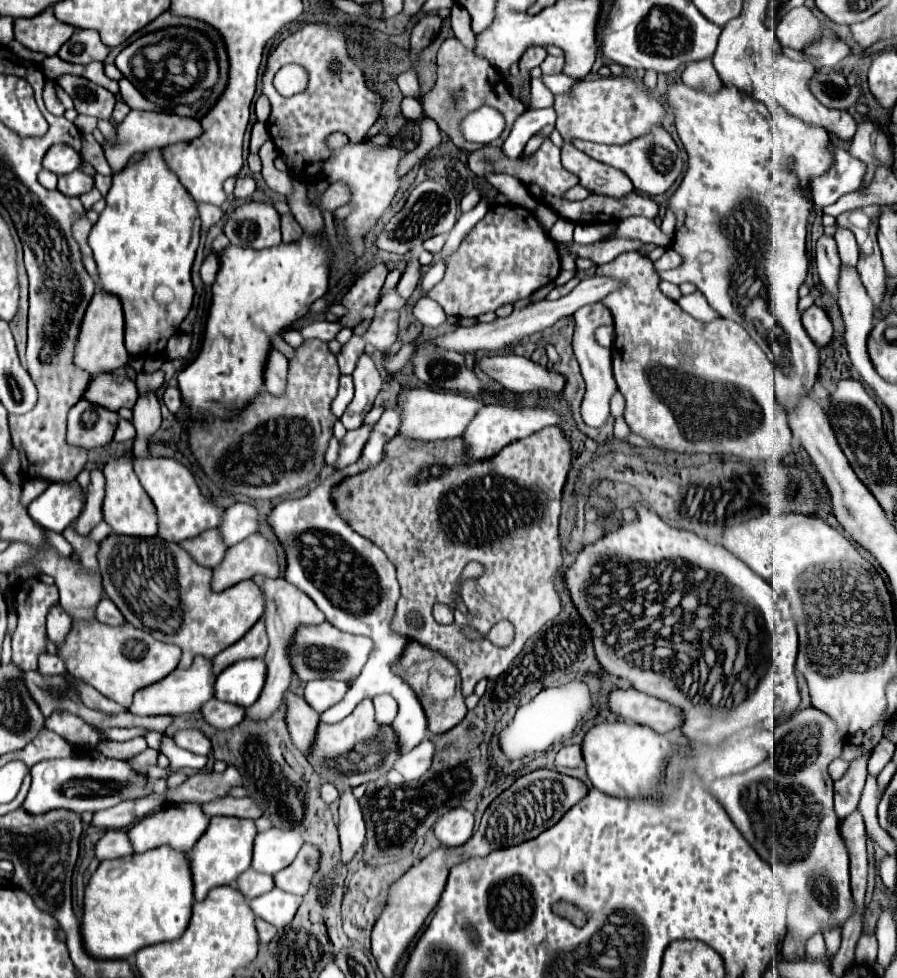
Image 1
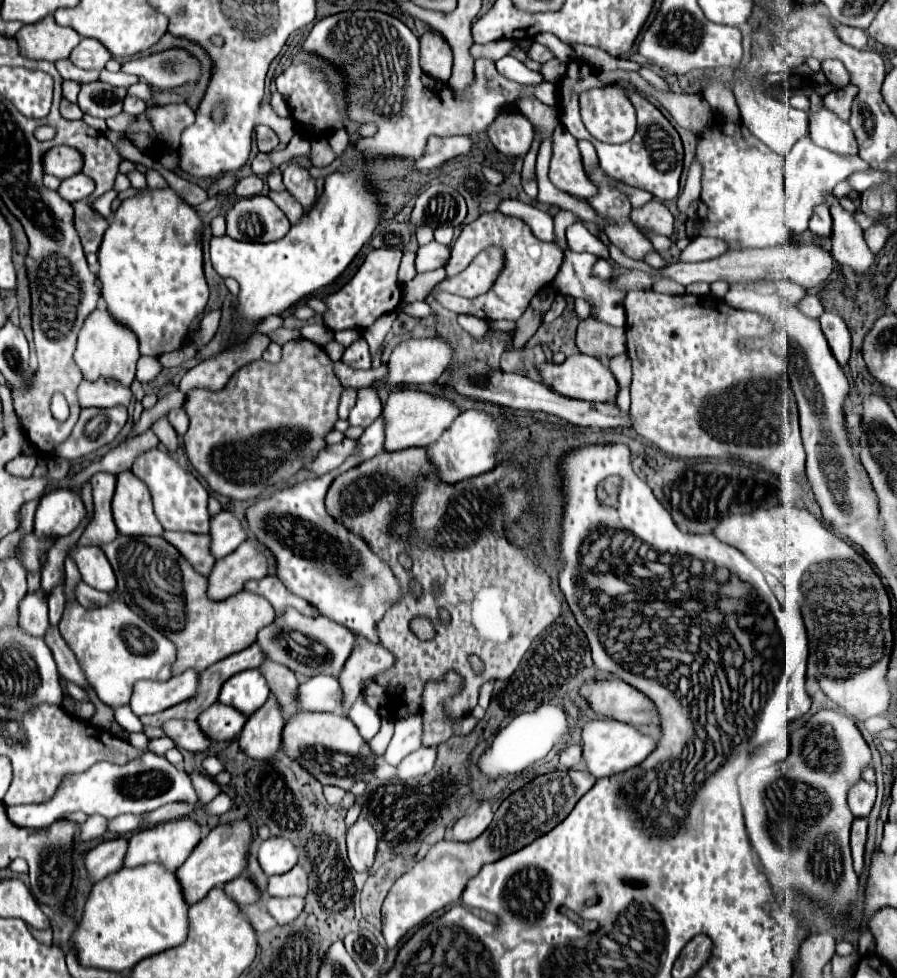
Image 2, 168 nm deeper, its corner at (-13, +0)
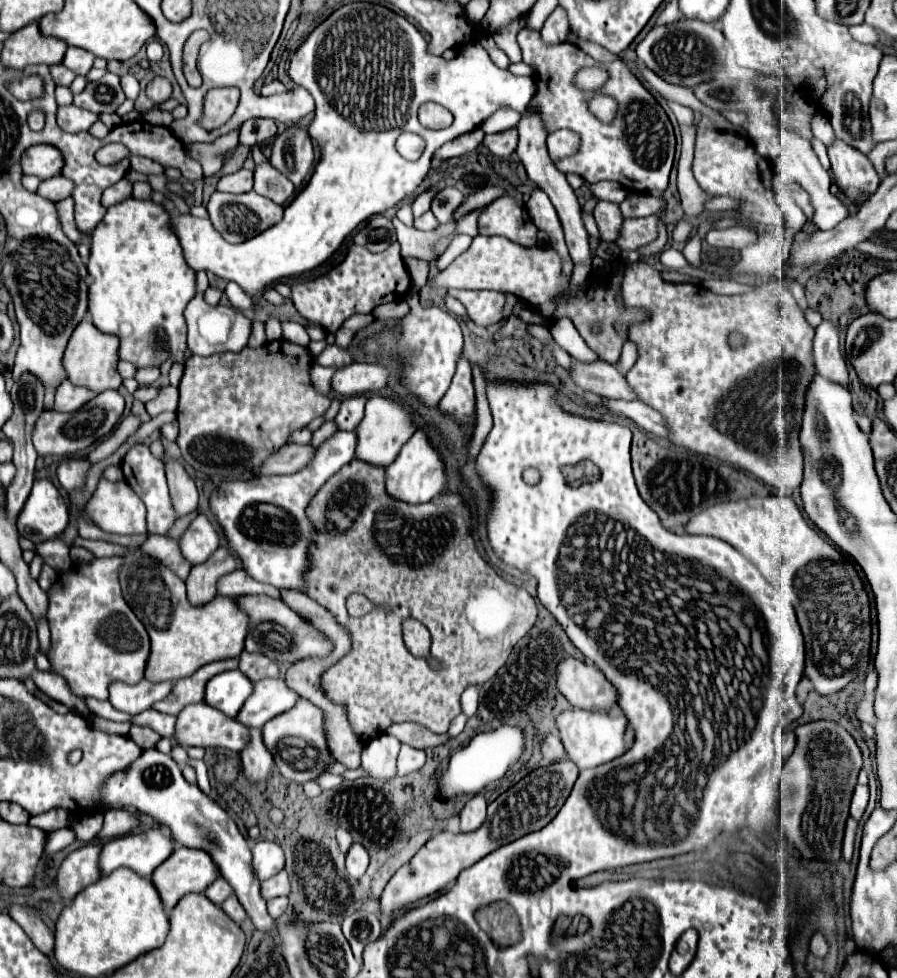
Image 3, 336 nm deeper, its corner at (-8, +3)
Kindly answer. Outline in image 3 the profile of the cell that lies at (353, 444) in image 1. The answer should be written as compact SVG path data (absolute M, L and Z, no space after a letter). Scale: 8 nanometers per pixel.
M284 445L276 455L270 455L264 461L264 467L260 471L254 471L256 475L286 475L296 473L308 463L314 455L314 447L310 445Z

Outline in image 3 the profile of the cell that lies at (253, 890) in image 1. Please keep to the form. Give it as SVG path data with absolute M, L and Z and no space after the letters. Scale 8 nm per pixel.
M218 877L212 885L208 885L208 889L204 891L204 895L206 895L214 905L220 905L228 895L232 895L232 887L228 885L228 881L224 881L222 877Z

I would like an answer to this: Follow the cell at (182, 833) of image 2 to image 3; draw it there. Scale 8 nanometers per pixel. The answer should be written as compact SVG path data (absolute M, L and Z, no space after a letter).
M152 827L148 831L140 831L140 833L128 833L124 837L116 837L108 843L102 845L102 853L98 859L98 867L102 875L112 873L118 867L128 867L132 871L136 871L136 875L140 877L150 877L152 871L164 863L168 857L172 855L172 837L168 833L168 829L164 827Z

